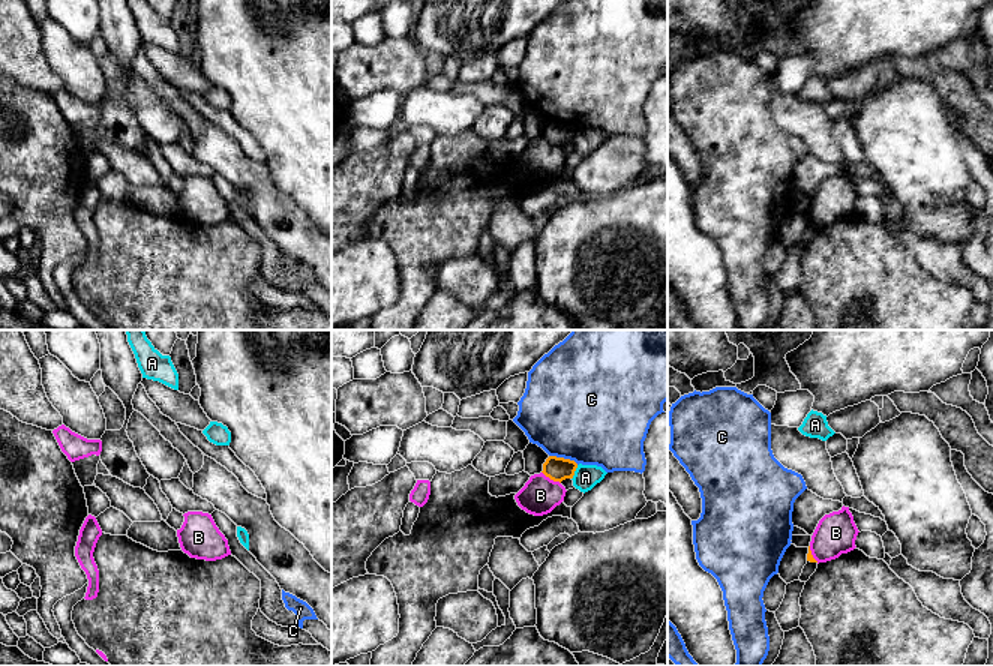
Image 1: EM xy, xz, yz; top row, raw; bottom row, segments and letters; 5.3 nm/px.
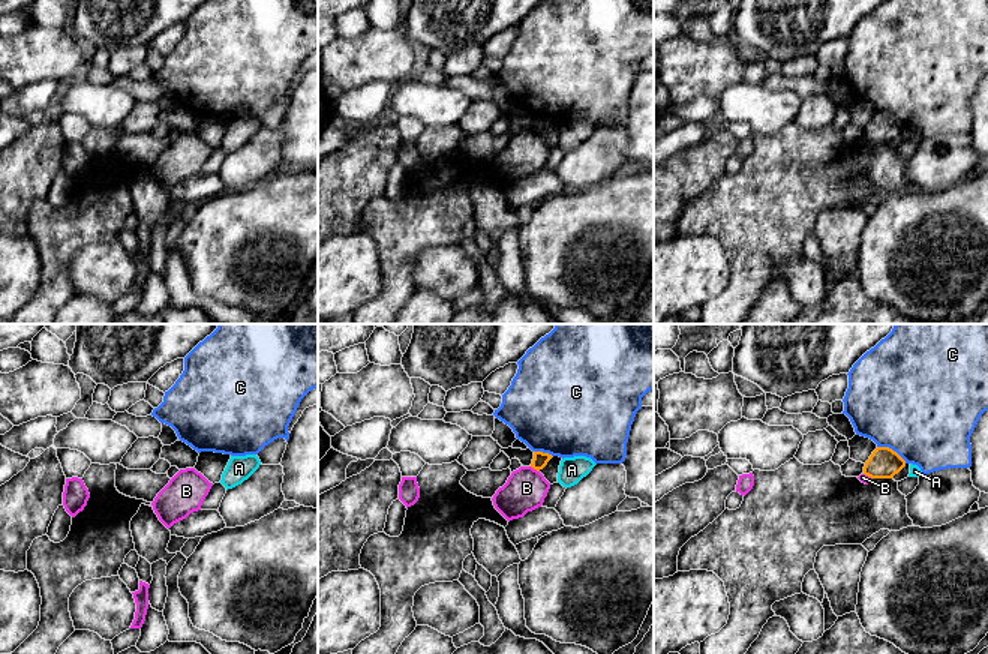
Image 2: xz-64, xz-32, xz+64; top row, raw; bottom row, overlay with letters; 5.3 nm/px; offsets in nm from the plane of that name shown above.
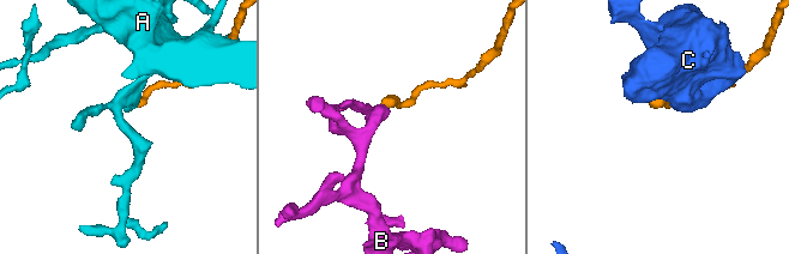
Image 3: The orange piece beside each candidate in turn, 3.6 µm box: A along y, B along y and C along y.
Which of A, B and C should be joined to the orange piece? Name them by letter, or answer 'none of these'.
none of these

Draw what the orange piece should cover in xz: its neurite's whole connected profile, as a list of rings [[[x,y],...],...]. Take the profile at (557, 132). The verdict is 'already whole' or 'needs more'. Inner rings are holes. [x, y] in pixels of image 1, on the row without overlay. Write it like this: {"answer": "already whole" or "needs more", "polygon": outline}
{"answer": "already whole", "polygon": [[[549,120],[543,128],[543,138],[554,146],[562,146],[566,142],[573,142],[578,128],[570,123]]]}

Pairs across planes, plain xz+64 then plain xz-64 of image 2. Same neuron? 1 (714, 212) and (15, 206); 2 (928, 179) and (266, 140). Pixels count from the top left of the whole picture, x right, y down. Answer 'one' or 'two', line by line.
1: two
2: one

